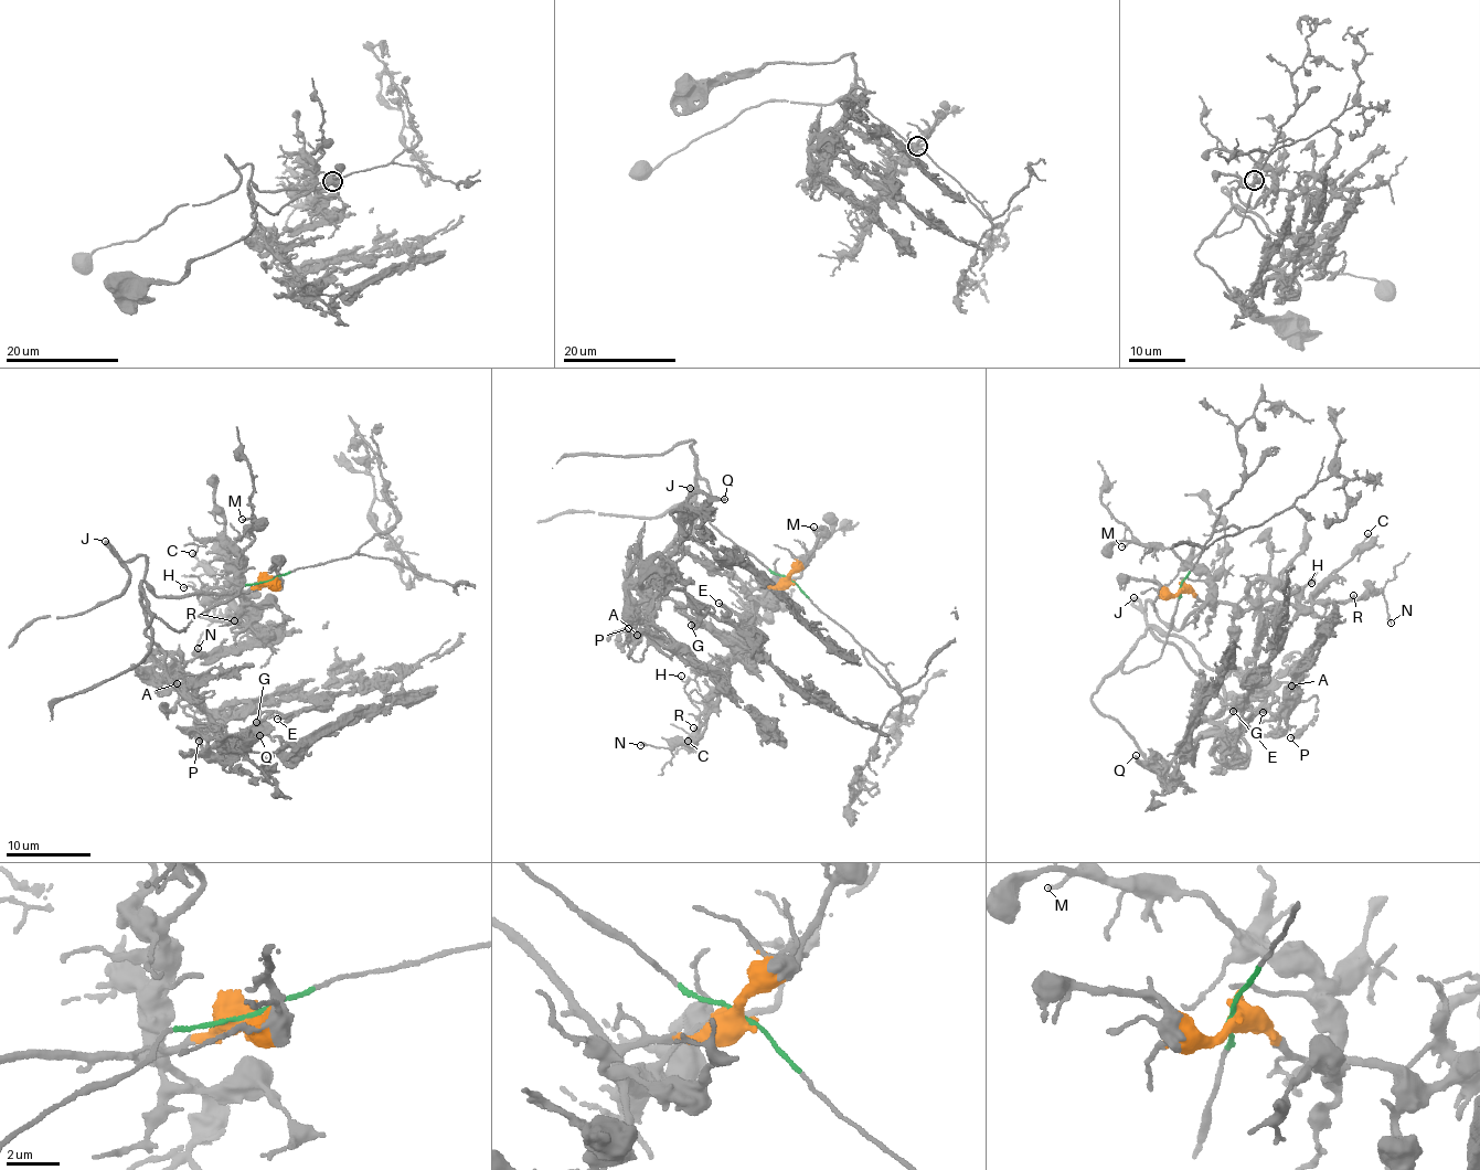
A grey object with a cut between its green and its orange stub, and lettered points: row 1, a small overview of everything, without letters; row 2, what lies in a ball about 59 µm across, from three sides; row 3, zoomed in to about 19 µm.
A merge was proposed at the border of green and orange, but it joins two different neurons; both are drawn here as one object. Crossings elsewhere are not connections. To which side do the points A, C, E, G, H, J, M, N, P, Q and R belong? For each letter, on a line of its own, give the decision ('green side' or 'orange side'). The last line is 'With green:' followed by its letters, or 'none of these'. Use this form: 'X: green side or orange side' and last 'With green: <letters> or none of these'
A: green side
C: orange side
E: green side
G: green side
H: orange side
J: orange side
M: orange side
N: orange side
P: green side
Q: green side
R: orange side
With green: A, E, G, P, Q

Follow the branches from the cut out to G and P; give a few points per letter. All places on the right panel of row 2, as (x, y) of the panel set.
G: (1180, 587), (1159, 657), (1121, 670), (1148, 628), (1163, 629), (1220, 674), (1212, 719), (1225, 746), (1263, 712)
P: (1180, 587), (1159, 657), (1121, 670), (1163, 629), (1218, 671), (1228, 708), (1317, 697), (1290, 738)

